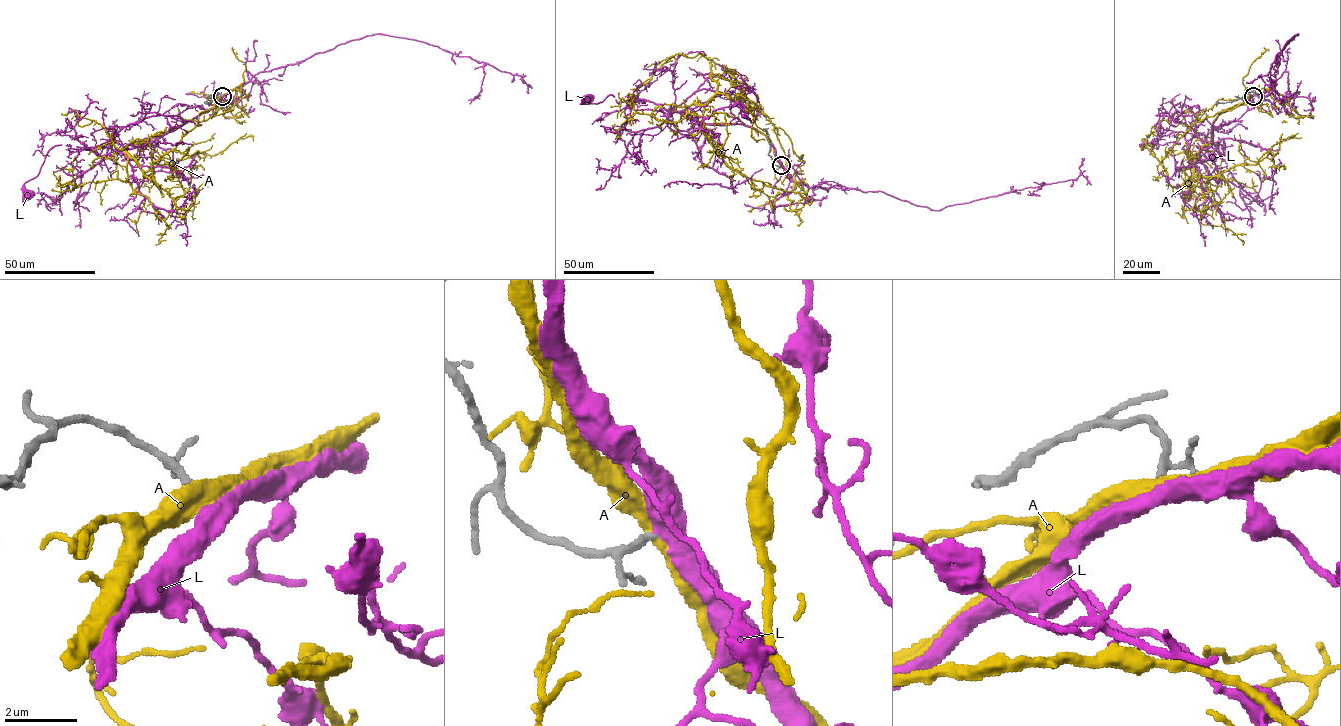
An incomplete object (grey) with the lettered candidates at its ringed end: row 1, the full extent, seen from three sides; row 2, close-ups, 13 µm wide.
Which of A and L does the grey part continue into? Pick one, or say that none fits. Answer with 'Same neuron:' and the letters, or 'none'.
Same neuron: L

